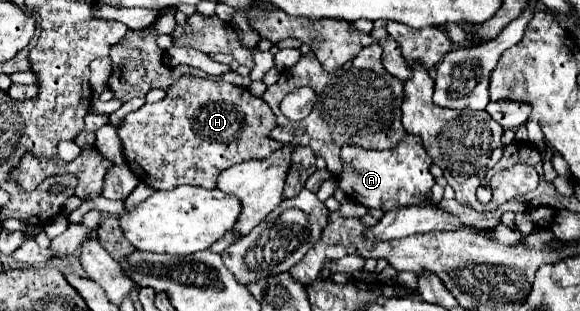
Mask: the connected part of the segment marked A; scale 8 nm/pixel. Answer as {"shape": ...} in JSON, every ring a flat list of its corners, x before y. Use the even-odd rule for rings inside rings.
{"shape":[[407,136,395,150,387,152,343,146,341,158,345,162,345,172,339,178,339,188,363,206,375,206,383,210,383,206,421,206,429,202,427,192,435,186,435,176,429,172,433,160,427,156,427,150,419,136]]}

